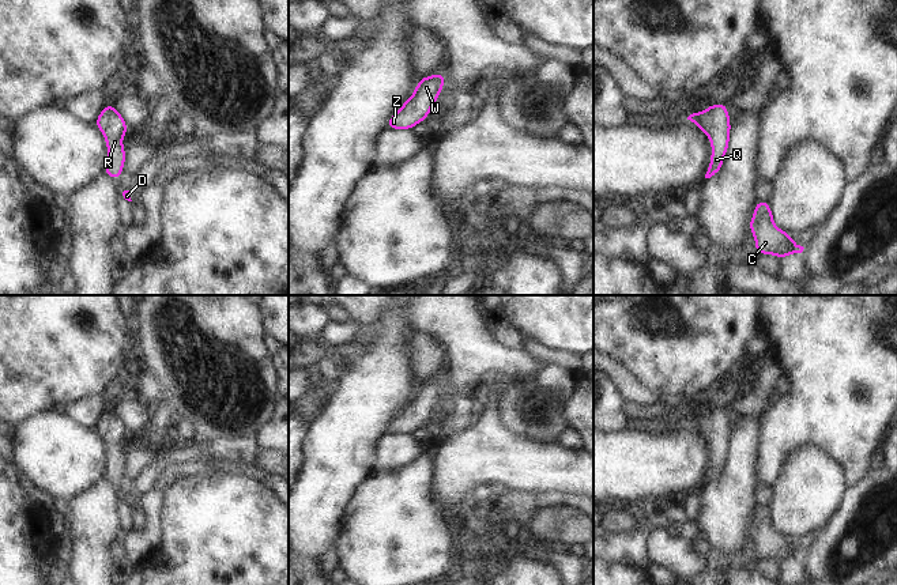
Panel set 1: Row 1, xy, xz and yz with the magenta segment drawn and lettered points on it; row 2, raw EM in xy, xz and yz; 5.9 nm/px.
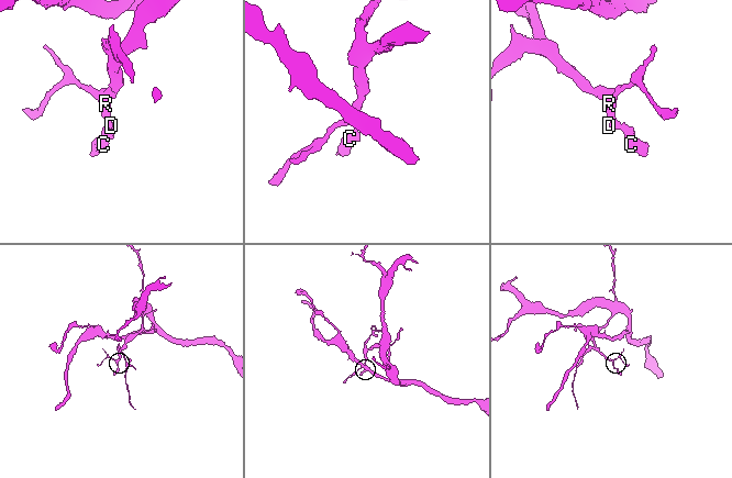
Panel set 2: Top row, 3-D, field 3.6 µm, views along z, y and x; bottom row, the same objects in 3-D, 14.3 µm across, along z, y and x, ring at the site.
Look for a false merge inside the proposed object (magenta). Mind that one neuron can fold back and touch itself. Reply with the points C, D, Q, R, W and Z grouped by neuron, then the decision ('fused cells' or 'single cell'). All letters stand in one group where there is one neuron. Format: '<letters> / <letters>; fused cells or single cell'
C D Q R W Z; single cell

